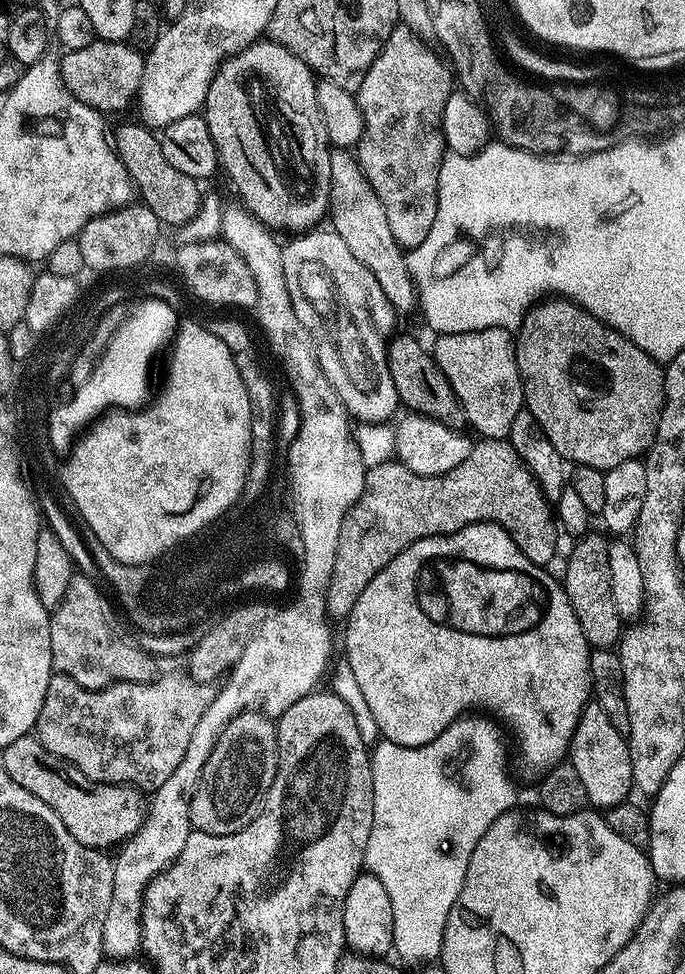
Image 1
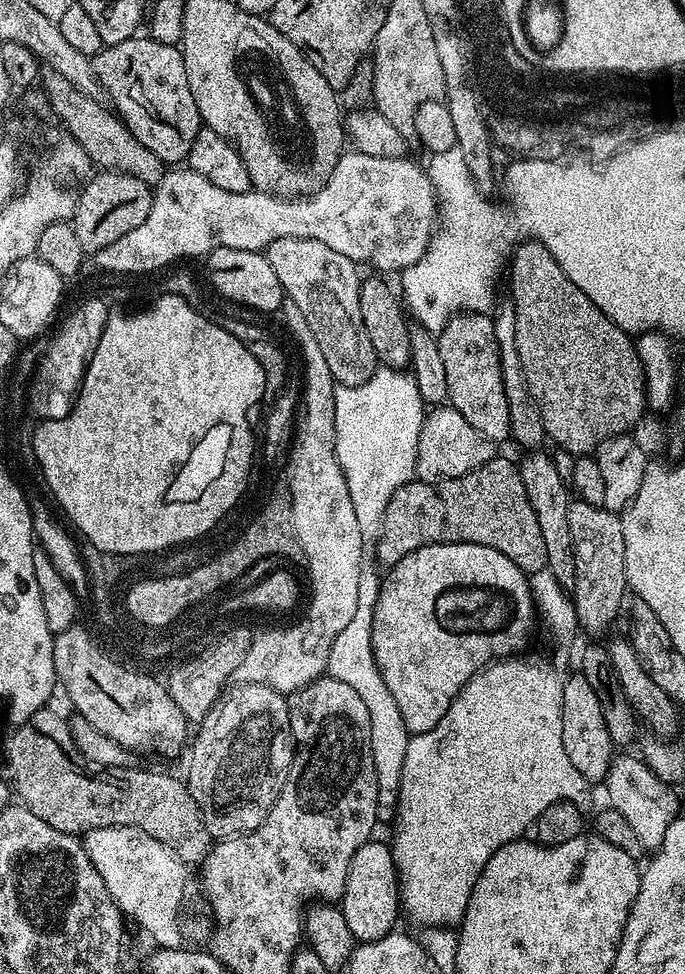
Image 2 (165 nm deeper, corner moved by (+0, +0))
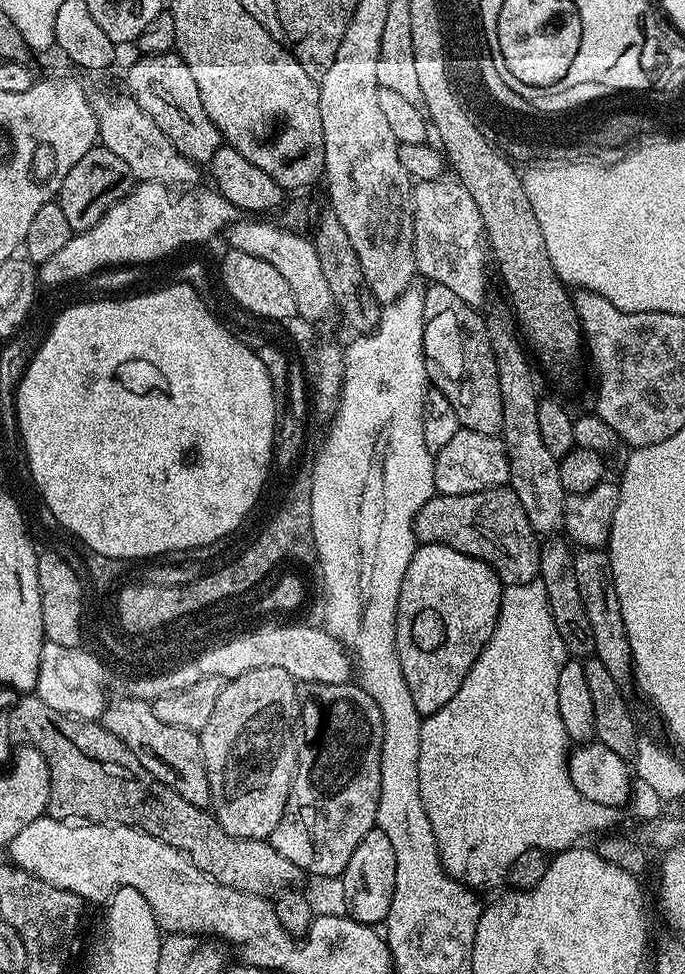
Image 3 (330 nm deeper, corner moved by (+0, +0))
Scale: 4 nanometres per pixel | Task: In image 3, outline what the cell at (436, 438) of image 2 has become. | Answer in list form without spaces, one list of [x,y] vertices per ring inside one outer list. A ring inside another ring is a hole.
[[[462,428],[442,450],[434,453],[434,486],[442,496],[474,494],[491,488],[502,488],[509,483],[510,462],[508,451],[499,435],[482,434],[478,430]]]

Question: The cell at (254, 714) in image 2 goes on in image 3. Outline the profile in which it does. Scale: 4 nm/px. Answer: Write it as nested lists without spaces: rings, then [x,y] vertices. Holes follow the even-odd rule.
[[[262,666],[235,676],[221,687],[210,722],[198,733],[210,782],[210,811],[222,830],[234,838],[268,840],[286,810],[298,758],[298,732],[292,729],[292,719],[302,712],[302,696],[299,691],[296,693],[296,688],[298,681],[278,666]]]

